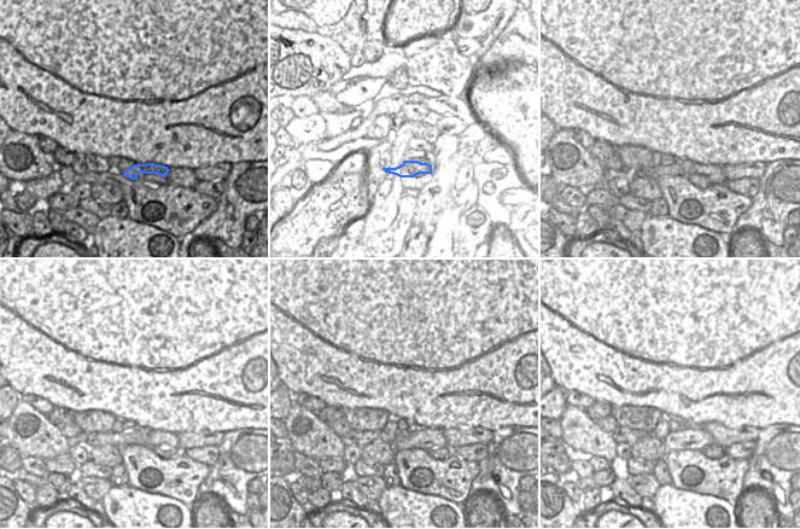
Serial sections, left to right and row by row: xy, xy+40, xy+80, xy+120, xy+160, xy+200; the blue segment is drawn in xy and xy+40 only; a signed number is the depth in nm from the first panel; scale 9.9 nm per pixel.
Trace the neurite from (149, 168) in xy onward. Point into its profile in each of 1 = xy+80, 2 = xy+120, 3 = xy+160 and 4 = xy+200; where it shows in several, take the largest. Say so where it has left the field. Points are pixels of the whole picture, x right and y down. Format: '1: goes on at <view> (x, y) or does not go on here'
1: goes on at xy+80 (678, 167)
2: goes on at xy+120 (136, 436)
3: goes on at xy+160 (360, 439)
4: goes on at xy+200 (622, 435)

